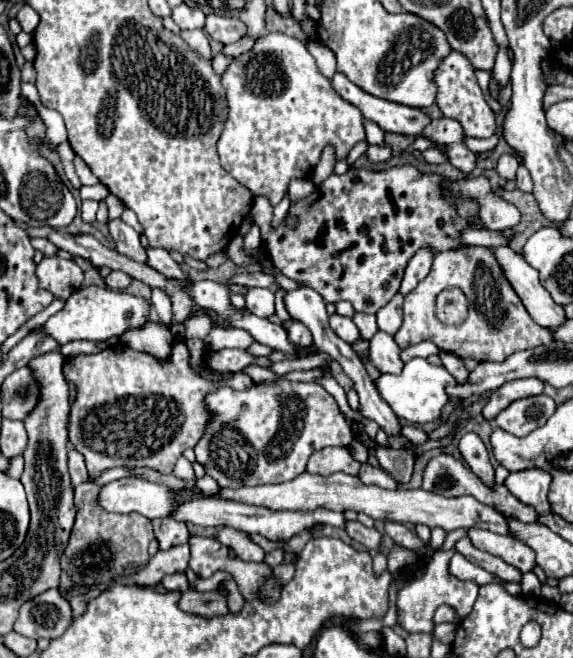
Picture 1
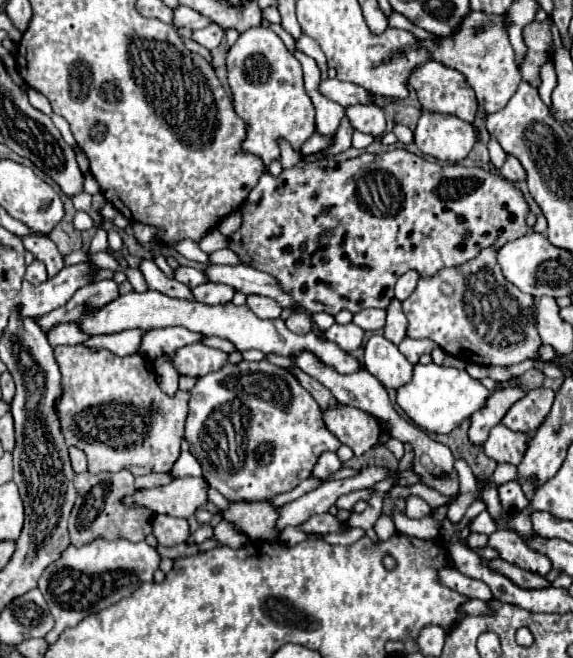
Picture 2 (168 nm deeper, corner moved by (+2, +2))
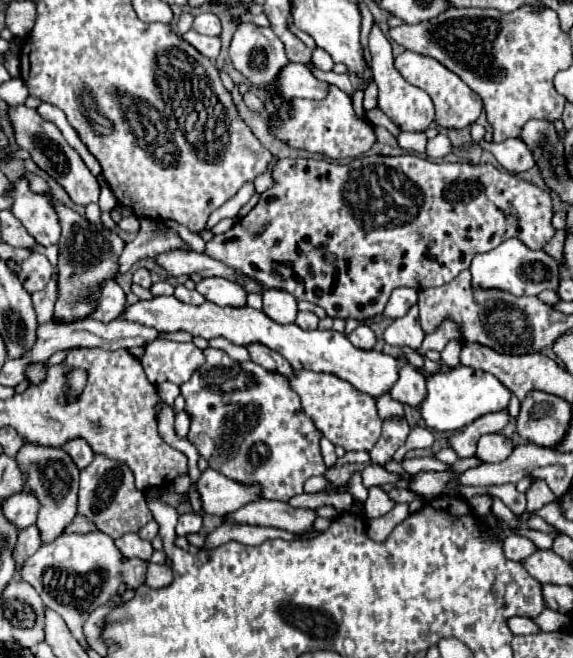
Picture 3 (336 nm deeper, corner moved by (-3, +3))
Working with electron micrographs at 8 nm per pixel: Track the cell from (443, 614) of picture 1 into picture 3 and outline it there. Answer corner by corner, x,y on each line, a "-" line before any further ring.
511,616
507,618
507,626
513,634
533,634
535,630
539,630
539,626
525,616

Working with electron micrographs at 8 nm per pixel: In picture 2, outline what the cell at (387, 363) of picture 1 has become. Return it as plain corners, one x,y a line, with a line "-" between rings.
372,335
364,347
366,369
388,389
398,389
412,379
414,365
382,335

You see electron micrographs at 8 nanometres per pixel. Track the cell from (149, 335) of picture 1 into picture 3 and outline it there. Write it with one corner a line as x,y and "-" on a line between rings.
185,410
175,412
175,432
177,432
181,438
187,438
189,424
191,424
191,416
189,416

